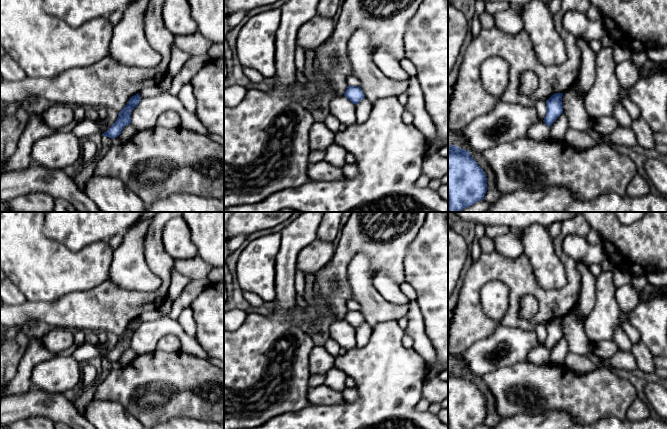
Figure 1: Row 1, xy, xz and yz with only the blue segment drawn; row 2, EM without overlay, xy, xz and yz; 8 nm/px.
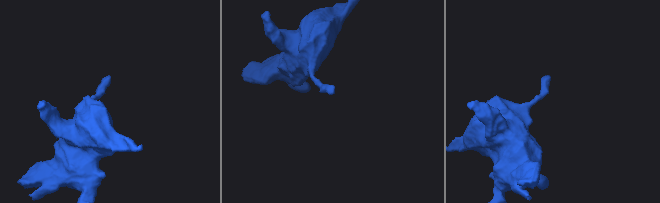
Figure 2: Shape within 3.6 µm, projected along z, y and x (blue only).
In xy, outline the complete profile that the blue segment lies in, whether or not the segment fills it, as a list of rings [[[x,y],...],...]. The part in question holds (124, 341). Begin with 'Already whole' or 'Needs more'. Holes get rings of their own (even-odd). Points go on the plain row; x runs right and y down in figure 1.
Already whole. [[[139,317],[132,320],[125,331],[119,336],[115,347],[103,357],[103,360],[110,361],[111,363],[118,361],[124,351],[131,348],[131,335],[136,332],[140,325],[141,322]]]

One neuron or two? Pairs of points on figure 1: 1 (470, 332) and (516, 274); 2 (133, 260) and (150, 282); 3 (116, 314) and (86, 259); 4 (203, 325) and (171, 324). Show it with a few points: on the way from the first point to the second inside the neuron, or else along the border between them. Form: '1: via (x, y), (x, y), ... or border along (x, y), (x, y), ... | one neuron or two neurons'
1: via (470, 310), (470, 290), (486, 274), (494, 274) | one neuron
2: via (133, 265), (145, 277) | one neuron
3: border along (107, 279), (91, 288), (78, 291) | two neurons
4: border along (195, 336), (196, 340), (209, 355) | two neurons

